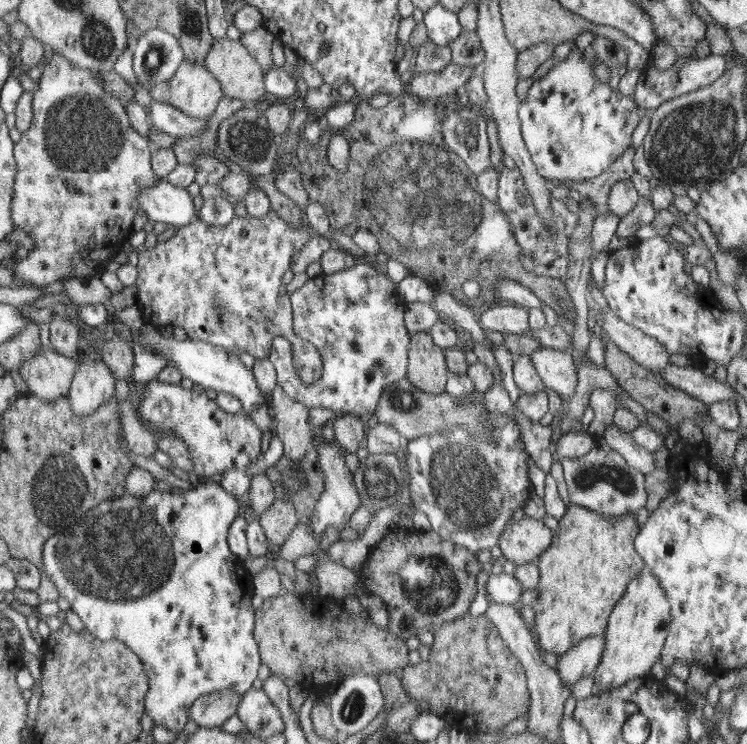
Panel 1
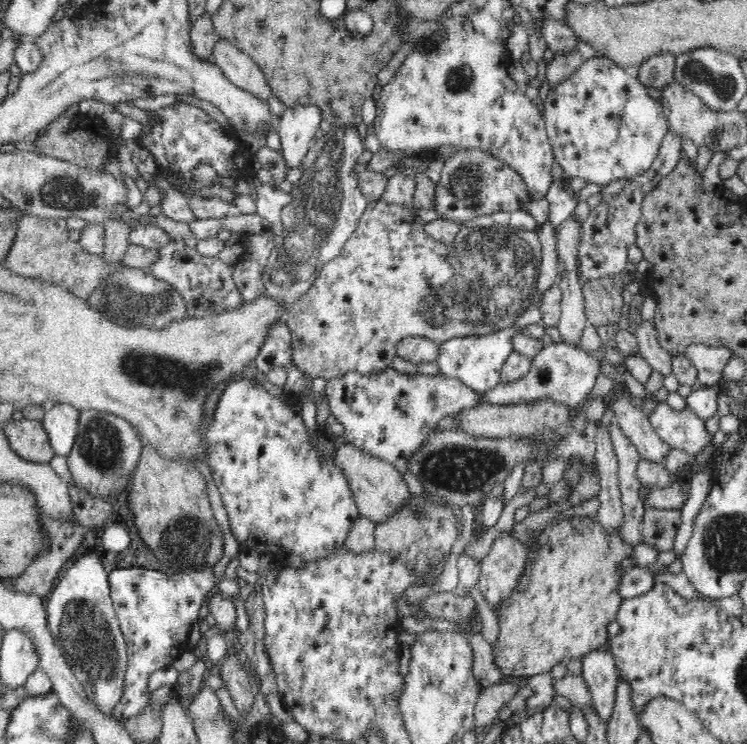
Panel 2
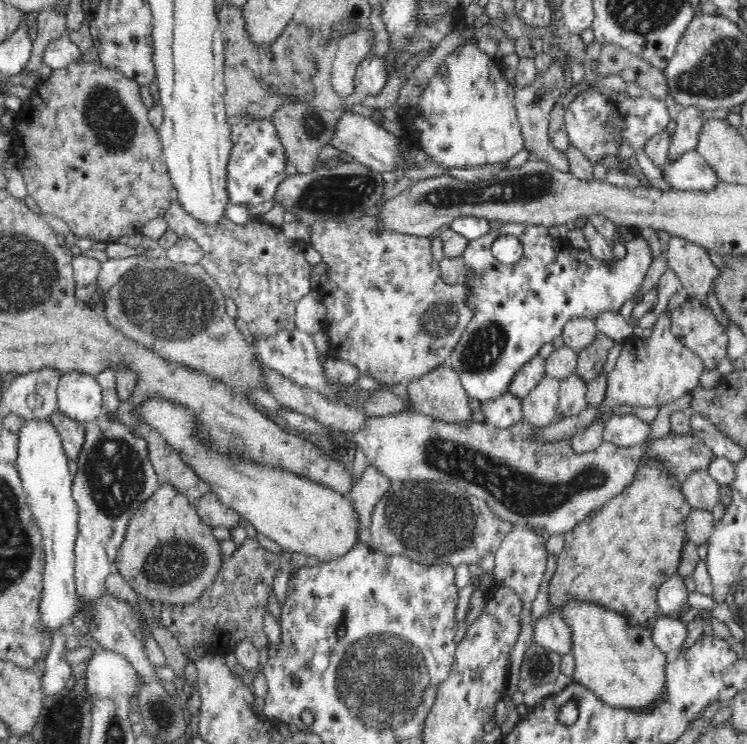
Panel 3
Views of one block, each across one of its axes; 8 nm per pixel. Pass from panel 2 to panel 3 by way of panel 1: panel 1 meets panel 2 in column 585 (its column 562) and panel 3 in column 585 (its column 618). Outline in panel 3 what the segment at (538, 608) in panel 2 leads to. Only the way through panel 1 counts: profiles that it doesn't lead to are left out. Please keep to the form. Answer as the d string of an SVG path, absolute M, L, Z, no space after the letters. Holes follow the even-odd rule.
M642 459L639 467L637 468L634 480L620 493L607 501L606 504L599 505L597 509L594 509L586 518L576 527L570 531L570 534L563 533L564 546L562 548L562 554L560 554L560 560L558 560L558 568L556 568L556 574L554 578L550 580L550 606L552 608L560 608L560 604L564 604L570 596L574 596L574 600L577 602L588 602L595 604L595 606L604 607L608 611L618 612L623 618L626 618L627 622L632 625L648 625L659 616L657 608L657 592L661 584L664 584L666 580L670 579L673 575L677 574L680 556L682 556L682 548L684 548L684 542L688 540L686 531L683 530L683 518L686 517L687 512L692 507L686 500L686 497L682 495L682 489L680 489L681 478L678 478L668 469L662 461L658 459Z

